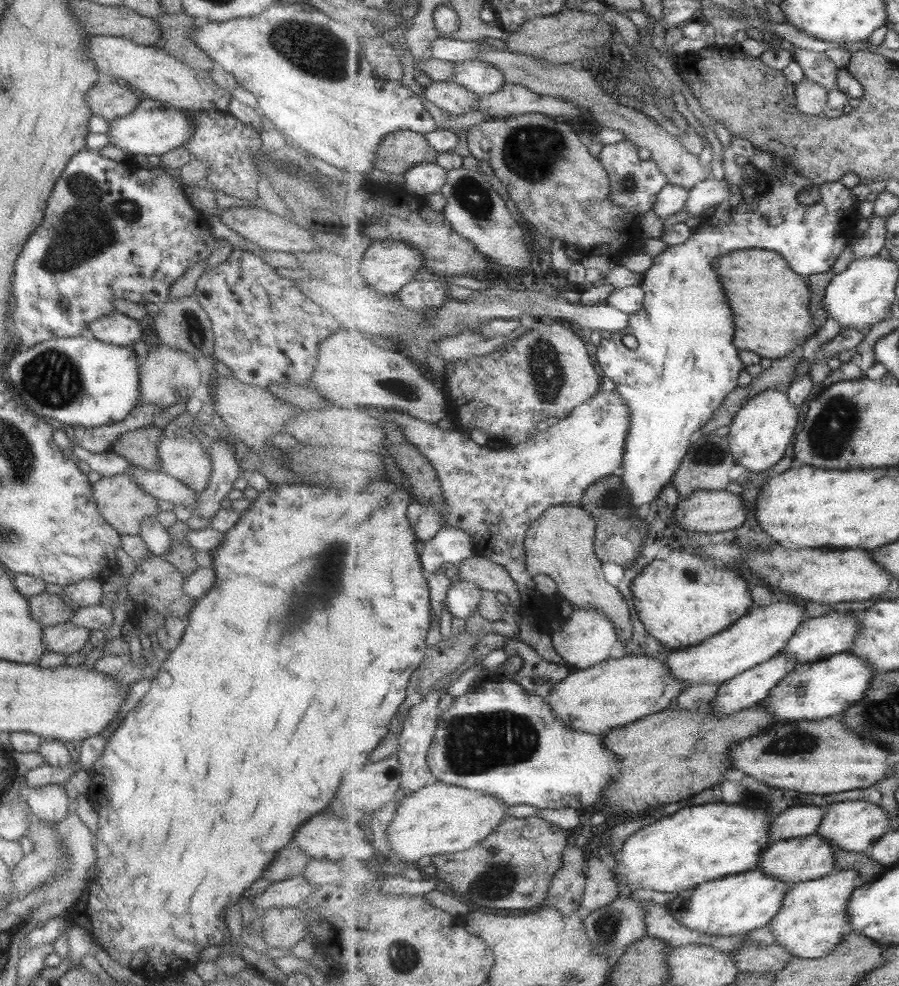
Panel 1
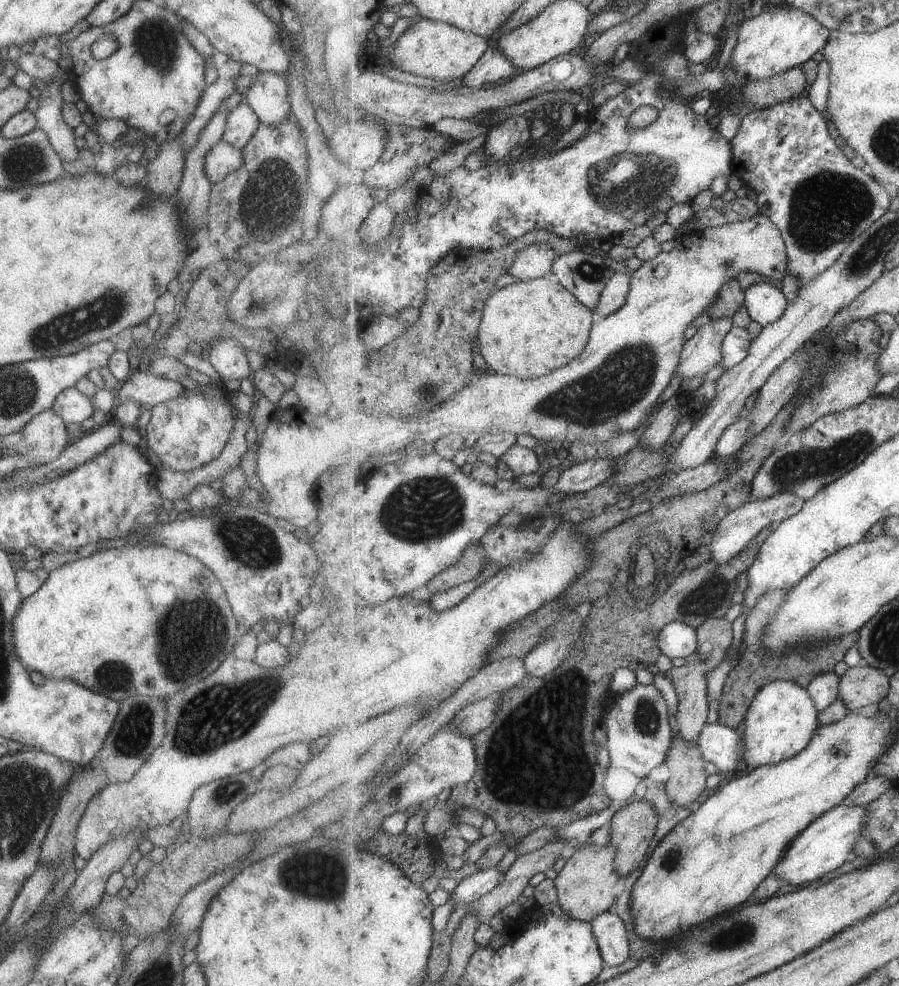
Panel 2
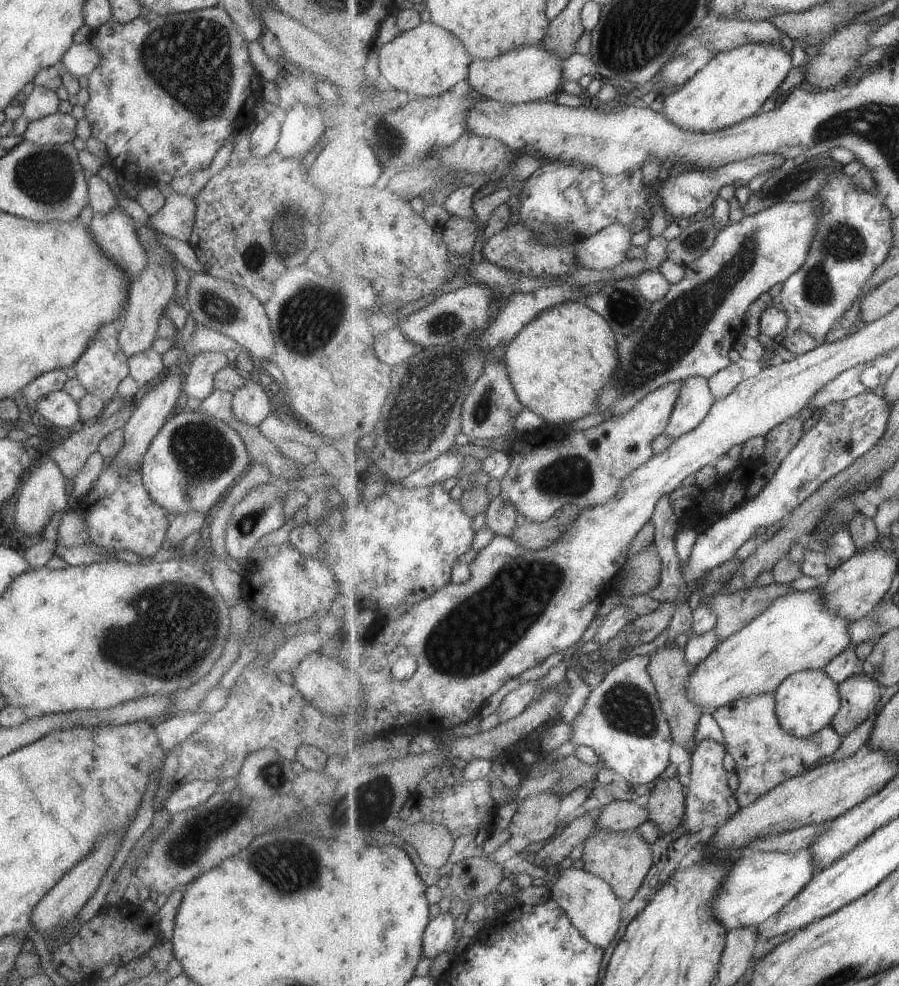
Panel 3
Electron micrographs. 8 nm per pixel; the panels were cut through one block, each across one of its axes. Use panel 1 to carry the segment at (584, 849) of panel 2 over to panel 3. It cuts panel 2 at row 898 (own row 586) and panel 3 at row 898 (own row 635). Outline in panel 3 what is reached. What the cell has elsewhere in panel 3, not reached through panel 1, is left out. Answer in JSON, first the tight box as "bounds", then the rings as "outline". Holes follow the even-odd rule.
{"bounds":[581,829,655,900],"outline":[[[597,829],[586,840],[581,856],[584,869],[593,872],[595,876],[601,876],[611,884],[613,890],[620,899],[633,900],[639,892],[651,867],[655,864],[652,846],[640,836],[638,830],[621,830],[609,832],[609,830]]]}

